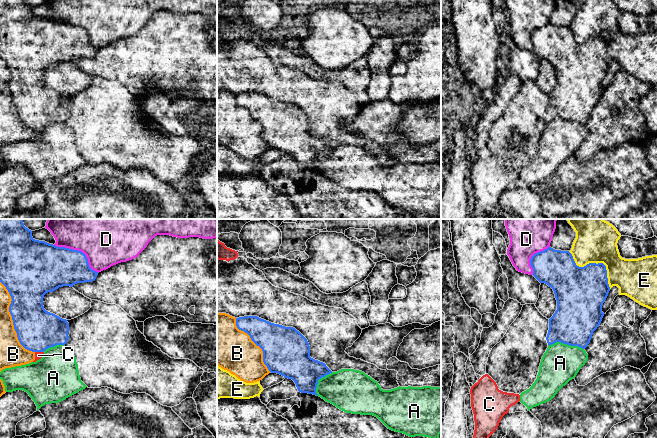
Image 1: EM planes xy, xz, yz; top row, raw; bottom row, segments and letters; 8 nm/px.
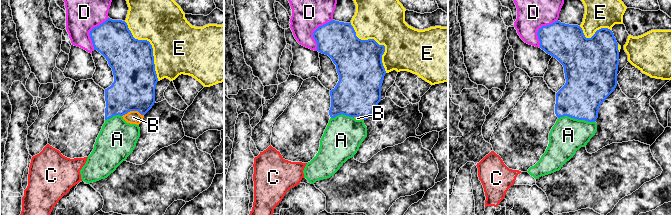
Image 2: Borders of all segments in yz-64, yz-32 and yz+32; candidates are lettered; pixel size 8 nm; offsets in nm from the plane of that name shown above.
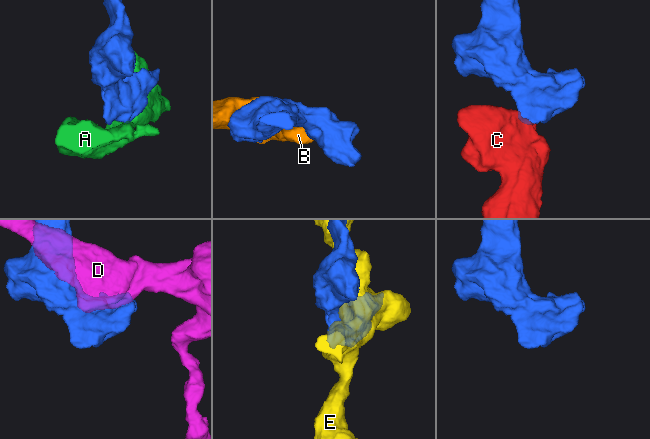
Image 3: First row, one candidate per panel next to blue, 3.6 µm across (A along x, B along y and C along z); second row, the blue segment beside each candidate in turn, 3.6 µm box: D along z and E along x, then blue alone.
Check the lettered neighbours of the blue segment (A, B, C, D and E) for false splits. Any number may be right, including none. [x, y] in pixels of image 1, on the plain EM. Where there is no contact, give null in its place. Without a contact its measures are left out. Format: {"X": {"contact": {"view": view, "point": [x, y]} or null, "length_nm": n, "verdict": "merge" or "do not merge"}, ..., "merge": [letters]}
{"A": {"contact": {"view": "yz", "point": [566, 119]}, "length_nm": 300, "verdict": "do not merge"}, "B": {"contact": {"view": "xy", "point": [12, 95]}, "length_nm": 650, "verdict": "do not merge"}, "C": {"contact": {"view": "xy", "point": [39, 127]}, "length_nm": 70, "verdict": "merge"}, "D": {"contact": {"view": "xy", "point": [80, 27]}, "length_nm": 420, "verdict": "do not merge"}, "E": {"contact": {"view": "yz", "point": [595, 39]}, "length_nm": 460, "verdict": "do not merge"}, "merge": ["C"]}

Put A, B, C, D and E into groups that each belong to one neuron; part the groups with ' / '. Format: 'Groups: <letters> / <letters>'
Groups: A / B / C / D / E

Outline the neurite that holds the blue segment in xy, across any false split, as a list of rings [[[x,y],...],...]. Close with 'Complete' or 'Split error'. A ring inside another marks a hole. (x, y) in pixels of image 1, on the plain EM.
[[[0,0],[0,58],[12,75],[9,88],[18,116],[35,129],[33,138],[41,135],[46,125],[65,121],[69,116],[69,99],[44,85],[44,71],[59,63],[92,58],[97,51],[83,28],[35,16],[24,0]]]. Split error

